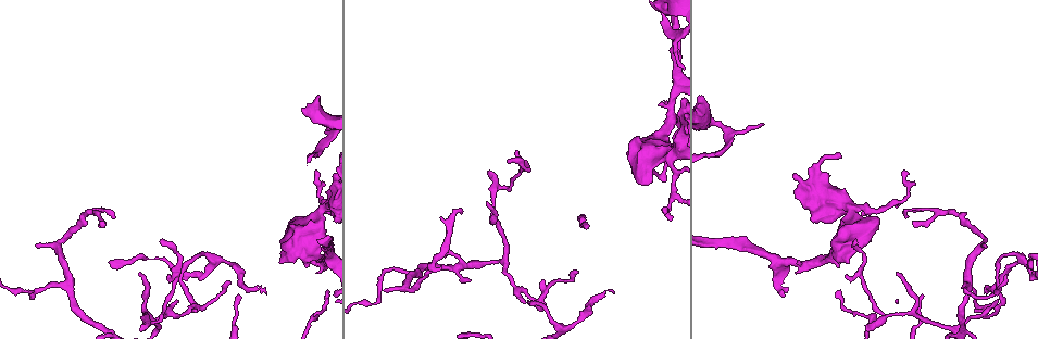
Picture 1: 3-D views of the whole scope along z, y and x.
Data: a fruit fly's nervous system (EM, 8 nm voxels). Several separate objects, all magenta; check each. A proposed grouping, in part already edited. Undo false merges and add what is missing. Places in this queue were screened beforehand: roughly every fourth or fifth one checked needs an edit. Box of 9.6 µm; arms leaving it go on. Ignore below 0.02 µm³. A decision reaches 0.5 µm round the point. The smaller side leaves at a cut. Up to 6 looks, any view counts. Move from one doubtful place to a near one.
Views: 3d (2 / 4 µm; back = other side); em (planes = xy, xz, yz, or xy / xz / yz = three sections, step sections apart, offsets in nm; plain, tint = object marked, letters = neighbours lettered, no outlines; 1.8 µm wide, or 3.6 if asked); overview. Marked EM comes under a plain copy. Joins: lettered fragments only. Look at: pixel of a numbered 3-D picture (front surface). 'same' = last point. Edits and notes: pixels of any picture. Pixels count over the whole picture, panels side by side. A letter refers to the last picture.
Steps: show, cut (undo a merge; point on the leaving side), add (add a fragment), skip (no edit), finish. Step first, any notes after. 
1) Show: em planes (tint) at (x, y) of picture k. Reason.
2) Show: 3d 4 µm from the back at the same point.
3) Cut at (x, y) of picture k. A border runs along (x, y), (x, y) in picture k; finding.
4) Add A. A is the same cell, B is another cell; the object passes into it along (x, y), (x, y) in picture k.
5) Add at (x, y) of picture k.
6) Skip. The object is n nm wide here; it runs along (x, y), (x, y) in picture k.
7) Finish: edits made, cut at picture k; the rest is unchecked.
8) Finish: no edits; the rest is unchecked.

Show: em planes (letters) at (36, 246) of picture 1. Tapers out.

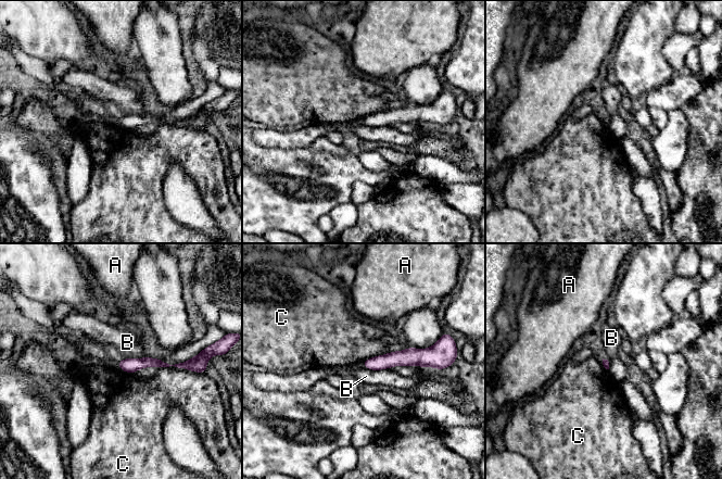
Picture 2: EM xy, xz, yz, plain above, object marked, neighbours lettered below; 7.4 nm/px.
Skip. A, B and C are other cells; it runs along (121, 364), (186, 364) in picture 2; none of them fits.

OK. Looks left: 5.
Show: em planes (letters) at (529, 297) of picture 1. A narrow waist.

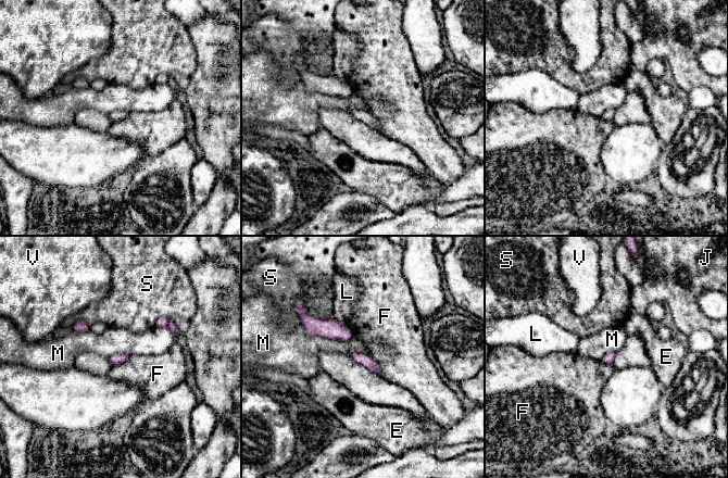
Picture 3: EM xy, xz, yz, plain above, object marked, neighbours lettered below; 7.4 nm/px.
Cut at (172, 327) of picture 3. E, F, J, L, M, S and V are other cells; a border runs along (171, 322), (166, 328) in picture 3; two neurons meet here.

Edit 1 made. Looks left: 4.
Show: em yz step 8 (letters) at (848, 263) of picture 1. Thick end.

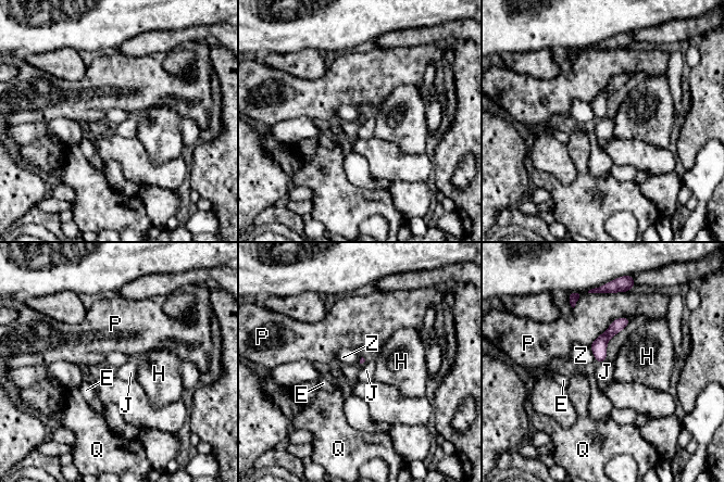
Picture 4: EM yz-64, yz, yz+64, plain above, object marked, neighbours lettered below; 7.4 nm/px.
Show: em planes (letters) at the same point.

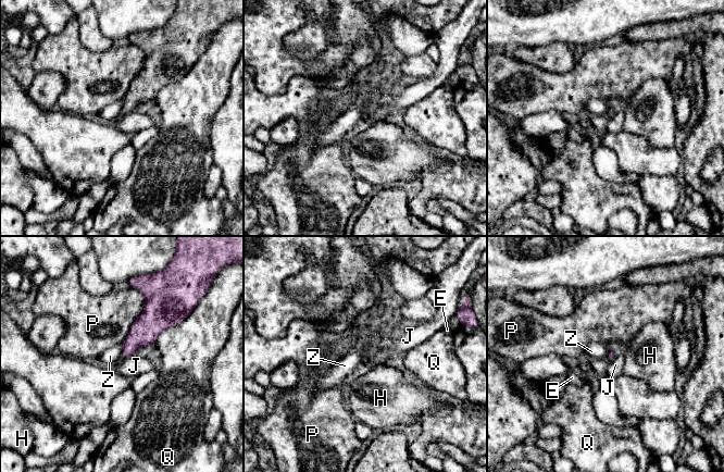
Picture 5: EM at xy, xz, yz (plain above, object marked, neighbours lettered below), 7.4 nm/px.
Skip. E, H, J, P, Q and Z are other cells; a border runs along (123, 345), (121, 357) in picture 5; none of them fits.

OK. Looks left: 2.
Finish: edits made, cut at picture 3; the rest is unchecked.

